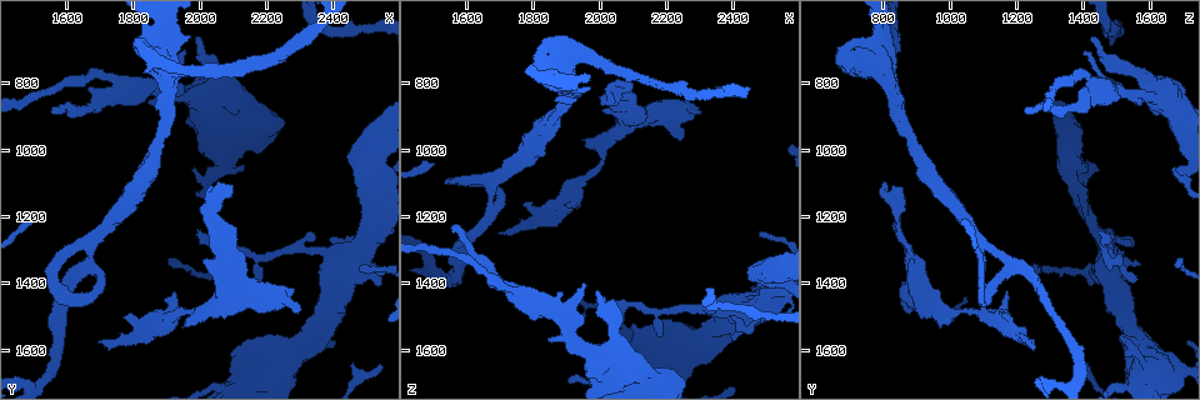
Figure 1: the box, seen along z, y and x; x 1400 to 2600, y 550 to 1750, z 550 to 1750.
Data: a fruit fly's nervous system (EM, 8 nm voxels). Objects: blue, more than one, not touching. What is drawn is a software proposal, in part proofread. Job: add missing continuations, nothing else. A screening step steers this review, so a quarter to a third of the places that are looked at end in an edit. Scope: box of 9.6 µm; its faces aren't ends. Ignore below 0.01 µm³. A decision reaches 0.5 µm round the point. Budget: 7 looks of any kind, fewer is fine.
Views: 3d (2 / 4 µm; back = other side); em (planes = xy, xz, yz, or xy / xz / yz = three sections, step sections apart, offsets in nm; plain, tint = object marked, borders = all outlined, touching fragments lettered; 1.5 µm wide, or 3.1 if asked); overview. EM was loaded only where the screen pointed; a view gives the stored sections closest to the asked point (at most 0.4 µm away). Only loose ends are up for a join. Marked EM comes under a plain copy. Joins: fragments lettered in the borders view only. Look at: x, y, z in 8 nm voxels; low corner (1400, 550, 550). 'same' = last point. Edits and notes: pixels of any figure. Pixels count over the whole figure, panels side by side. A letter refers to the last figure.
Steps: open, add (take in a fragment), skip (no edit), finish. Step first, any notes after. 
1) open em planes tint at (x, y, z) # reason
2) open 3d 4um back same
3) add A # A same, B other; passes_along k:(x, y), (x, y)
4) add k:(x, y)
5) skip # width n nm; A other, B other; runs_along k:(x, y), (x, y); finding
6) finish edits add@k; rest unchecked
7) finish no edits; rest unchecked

open em yz step 4 tint at (1700, 1570, 1250) # free end

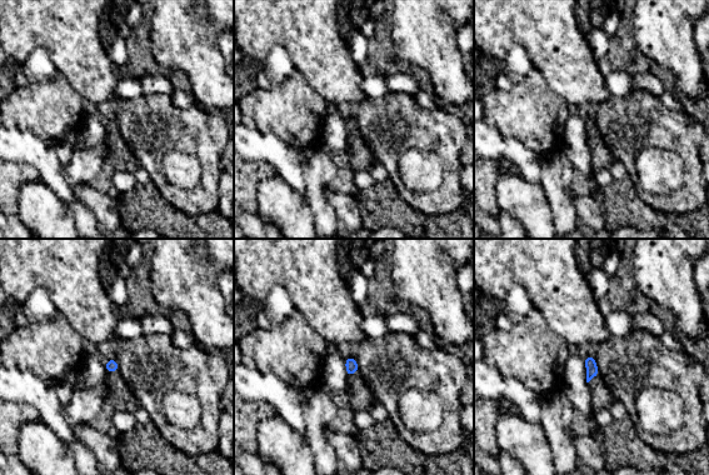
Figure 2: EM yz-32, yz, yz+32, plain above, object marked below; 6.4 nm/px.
open em planes borders same # cut it another way

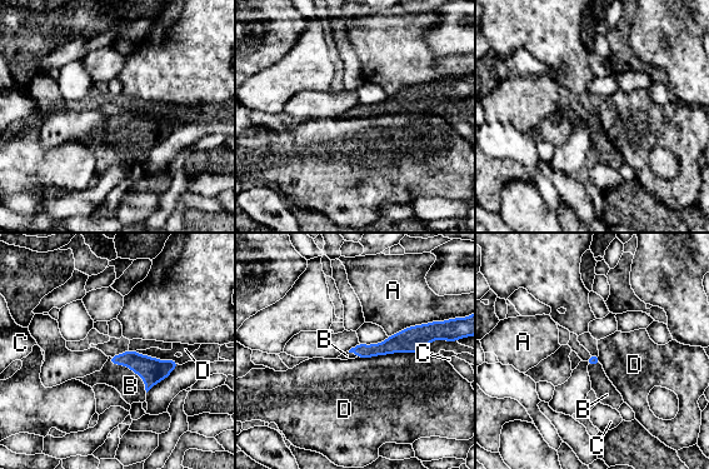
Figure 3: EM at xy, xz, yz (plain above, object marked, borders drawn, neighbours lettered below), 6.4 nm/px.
add B # A other, B same, C other, D other; passes_along 3:(153, 370), (130, 369), (130, 385); the neuron continues

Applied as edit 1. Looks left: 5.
open overview

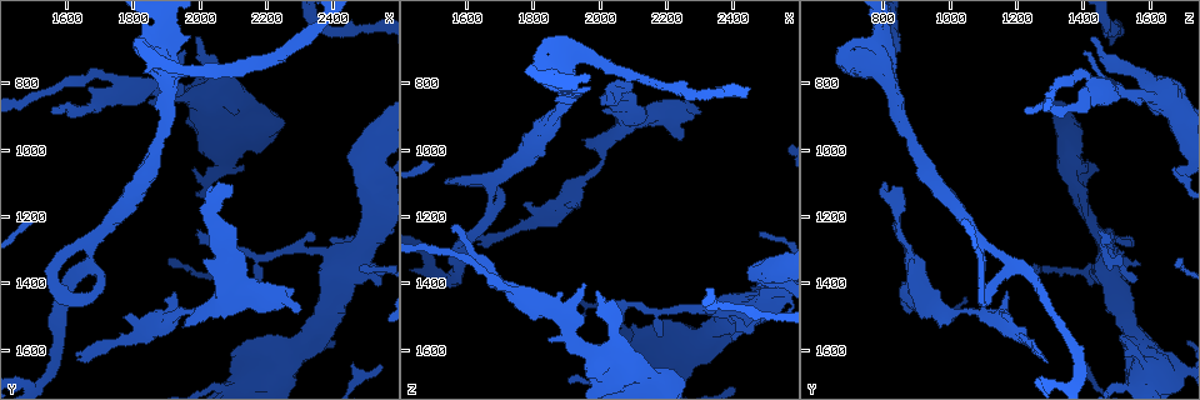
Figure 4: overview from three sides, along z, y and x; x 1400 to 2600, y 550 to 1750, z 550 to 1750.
open 3d 2um at (2000, 1240, 1450) # tapers out

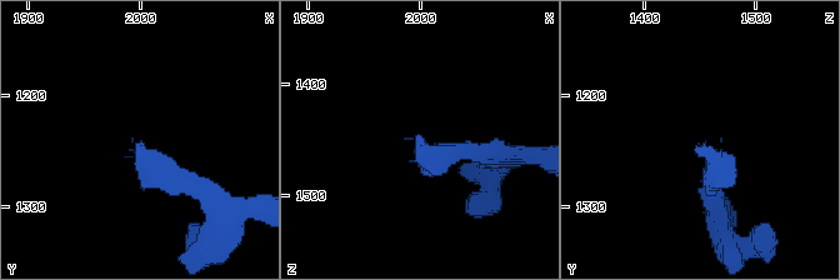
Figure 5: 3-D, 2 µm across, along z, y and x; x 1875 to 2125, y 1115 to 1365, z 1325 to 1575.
open em planes borders at (1996, 1248, 1448)

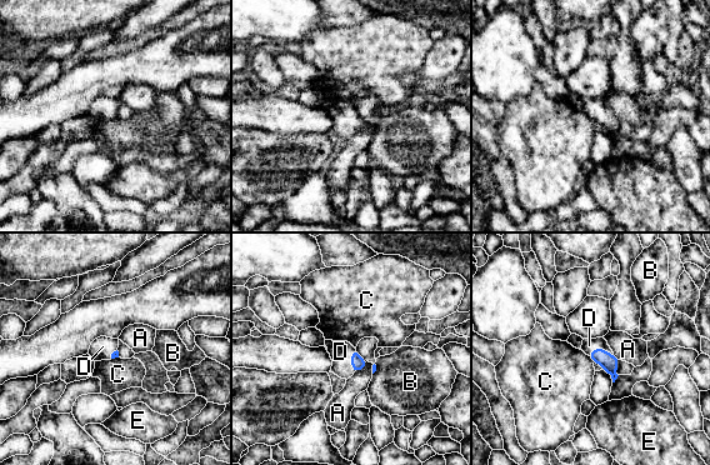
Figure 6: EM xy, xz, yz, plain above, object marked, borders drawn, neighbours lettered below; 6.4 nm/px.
add D # longest_contact D 170 nm; A other, B other, C other, D same, E other; passes_along 6:(609, 363), (600, 348), (589, 345); it goes on there

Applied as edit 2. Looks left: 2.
open 3d 4um at (1980, 1050, 1670) # free end

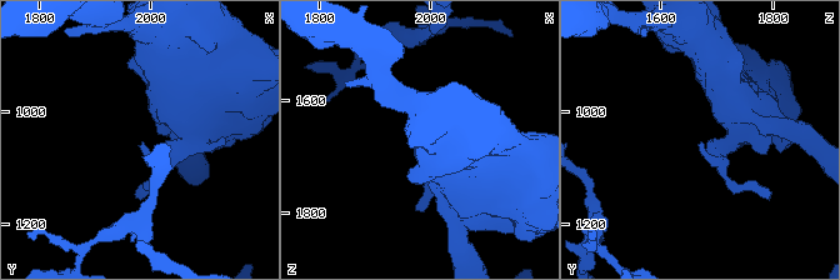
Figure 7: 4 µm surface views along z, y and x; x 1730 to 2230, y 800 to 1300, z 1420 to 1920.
open em planes borders at (1990, 1055, 1670) # need the tissue

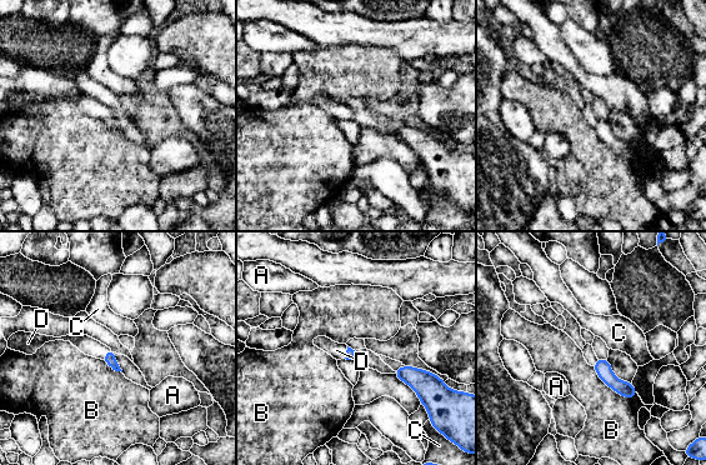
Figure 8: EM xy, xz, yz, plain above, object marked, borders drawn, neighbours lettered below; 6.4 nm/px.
add D # longest_contact B 340 nm; A other, B other, C other, D same; it goes on there

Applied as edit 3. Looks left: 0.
finish edits add@3, add@6, add@8; rest unchecked

